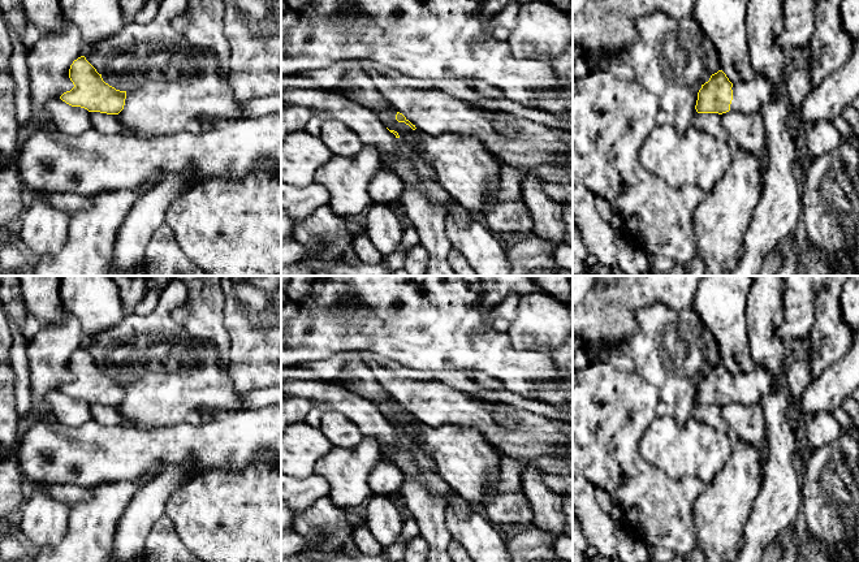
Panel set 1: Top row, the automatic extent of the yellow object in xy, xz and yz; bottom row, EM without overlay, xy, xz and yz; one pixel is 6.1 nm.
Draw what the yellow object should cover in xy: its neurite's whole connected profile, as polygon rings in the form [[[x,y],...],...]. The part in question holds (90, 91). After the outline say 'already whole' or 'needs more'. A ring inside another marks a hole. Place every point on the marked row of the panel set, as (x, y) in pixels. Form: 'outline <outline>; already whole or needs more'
outline [[[85,56],[73,61],[69,78],[74,87],[60,96],[66,104],[107,114],[118,114],[124,109],[126,91],[105,83]]]; already whole

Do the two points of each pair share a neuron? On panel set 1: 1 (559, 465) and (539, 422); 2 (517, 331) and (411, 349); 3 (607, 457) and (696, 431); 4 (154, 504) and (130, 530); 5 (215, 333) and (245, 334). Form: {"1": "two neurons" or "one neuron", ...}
{"1": "one neuron", "2": "two neurons", "3": "two neurons", "4": "one neuron", "5": "two neurons"}

